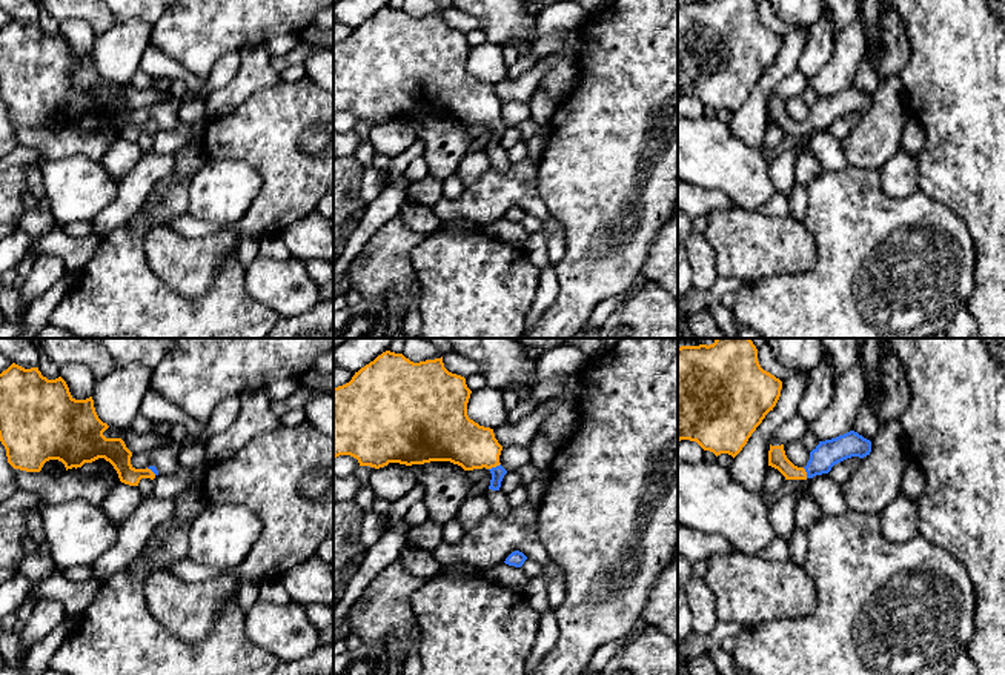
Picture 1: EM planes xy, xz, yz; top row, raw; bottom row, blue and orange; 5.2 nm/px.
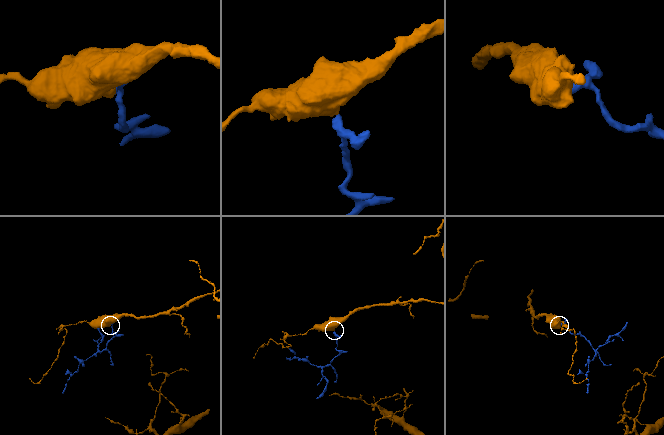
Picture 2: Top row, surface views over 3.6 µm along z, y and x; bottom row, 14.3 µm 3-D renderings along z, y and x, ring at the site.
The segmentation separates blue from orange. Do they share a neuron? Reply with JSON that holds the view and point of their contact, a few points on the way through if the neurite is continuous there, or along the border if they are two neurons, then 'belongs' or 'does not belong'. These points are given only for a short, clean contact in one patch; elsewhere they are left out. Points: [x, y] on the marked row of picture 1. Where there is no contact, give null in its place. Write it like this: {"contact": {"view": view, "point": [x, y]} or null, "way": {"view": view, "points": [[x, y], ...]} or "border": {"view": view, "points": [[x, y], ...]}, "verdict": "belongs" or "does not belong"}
{"contact": {"view": "xz", "point": [494, 468]}, "way": {"view": "xz", "points": [[498, 472], [494, 468], [472, 446], [457, 438]]}, "verdict": "belongs"}

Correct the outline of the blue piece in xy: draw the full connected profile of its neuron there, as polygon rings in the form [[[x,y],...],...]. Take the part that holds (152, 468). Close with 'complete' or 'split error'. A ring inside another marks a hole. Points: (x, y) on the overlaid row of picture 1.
[[[15,363],[0,374],[0,441],[14,469],[40,472],[46,461],[58,460],[68,471],[104,458],[124,484],[138,486],[141,478],[154,480],[157,467],[135,469],[124,441],[103,435],[108,427],[98,418],[92,397],[75,400],[61,377],[48,380],[38,367],[25,369]]]; split error

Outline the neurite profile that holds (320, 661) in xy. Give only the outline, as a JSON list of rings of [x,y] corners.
[[[333,643],[323,644],[312,653],[289,661],[280,661],[272,675],[330,675],[333,673]]]

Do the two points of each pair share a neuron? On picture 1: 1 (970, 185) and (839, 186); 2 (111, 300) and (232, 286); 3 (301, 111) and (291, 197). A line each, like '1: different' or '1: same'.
1: different
2: same
3: same

